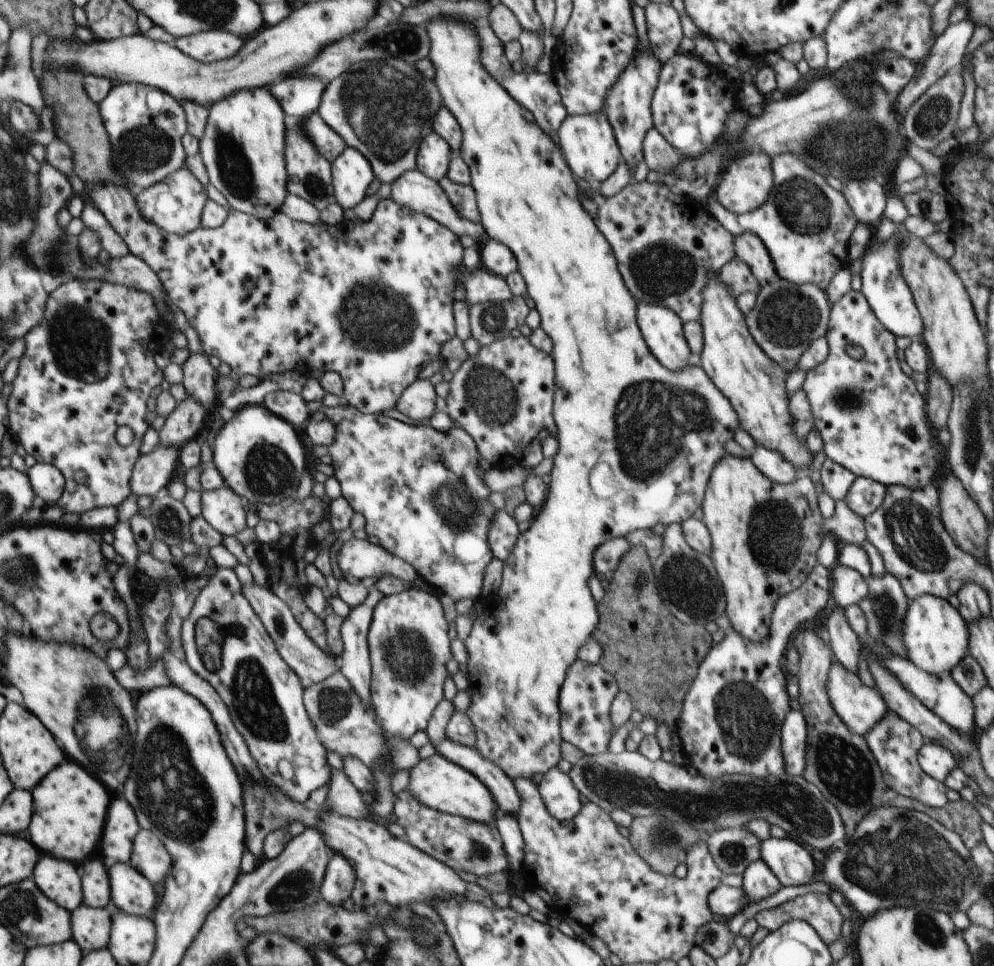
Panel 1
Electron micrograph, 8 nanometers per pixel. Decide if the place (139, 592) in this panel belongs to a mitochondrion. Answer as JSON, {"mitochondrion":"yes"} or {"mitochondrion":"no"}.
{"mitochondrion":"no"}

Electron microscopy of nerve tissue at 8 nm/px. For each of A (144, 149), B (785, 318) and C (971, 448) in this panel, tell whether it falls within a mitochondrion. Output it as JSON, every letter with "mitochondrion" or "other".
{"A":"mitochondrion","B":"mitochondrion","C":"mitochondrion"}

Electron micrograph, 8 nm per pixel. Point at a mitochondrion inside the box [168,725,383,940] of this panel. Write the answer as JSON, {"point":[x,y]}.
{"point":[300,883]}

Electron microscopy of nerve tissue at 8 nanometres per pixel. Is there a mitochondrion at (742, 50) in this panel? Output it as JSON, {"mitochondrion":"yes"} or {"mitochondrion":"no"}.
{"mitochondrion":"no"}

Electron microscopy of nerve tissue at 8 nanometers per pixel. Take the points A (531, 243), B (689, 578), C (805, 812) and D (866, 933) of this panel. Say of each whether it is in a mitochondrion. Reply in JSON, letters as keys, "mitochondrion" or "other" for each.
{"A":"other","B":"mitochondrion","C":"mitochondrion","D":"other"}

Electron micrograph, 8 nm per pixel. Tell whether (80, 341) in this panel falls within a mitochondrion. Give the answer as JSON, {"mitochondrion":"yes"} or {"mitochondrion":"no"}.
{"mitochondrion":"yes"}

